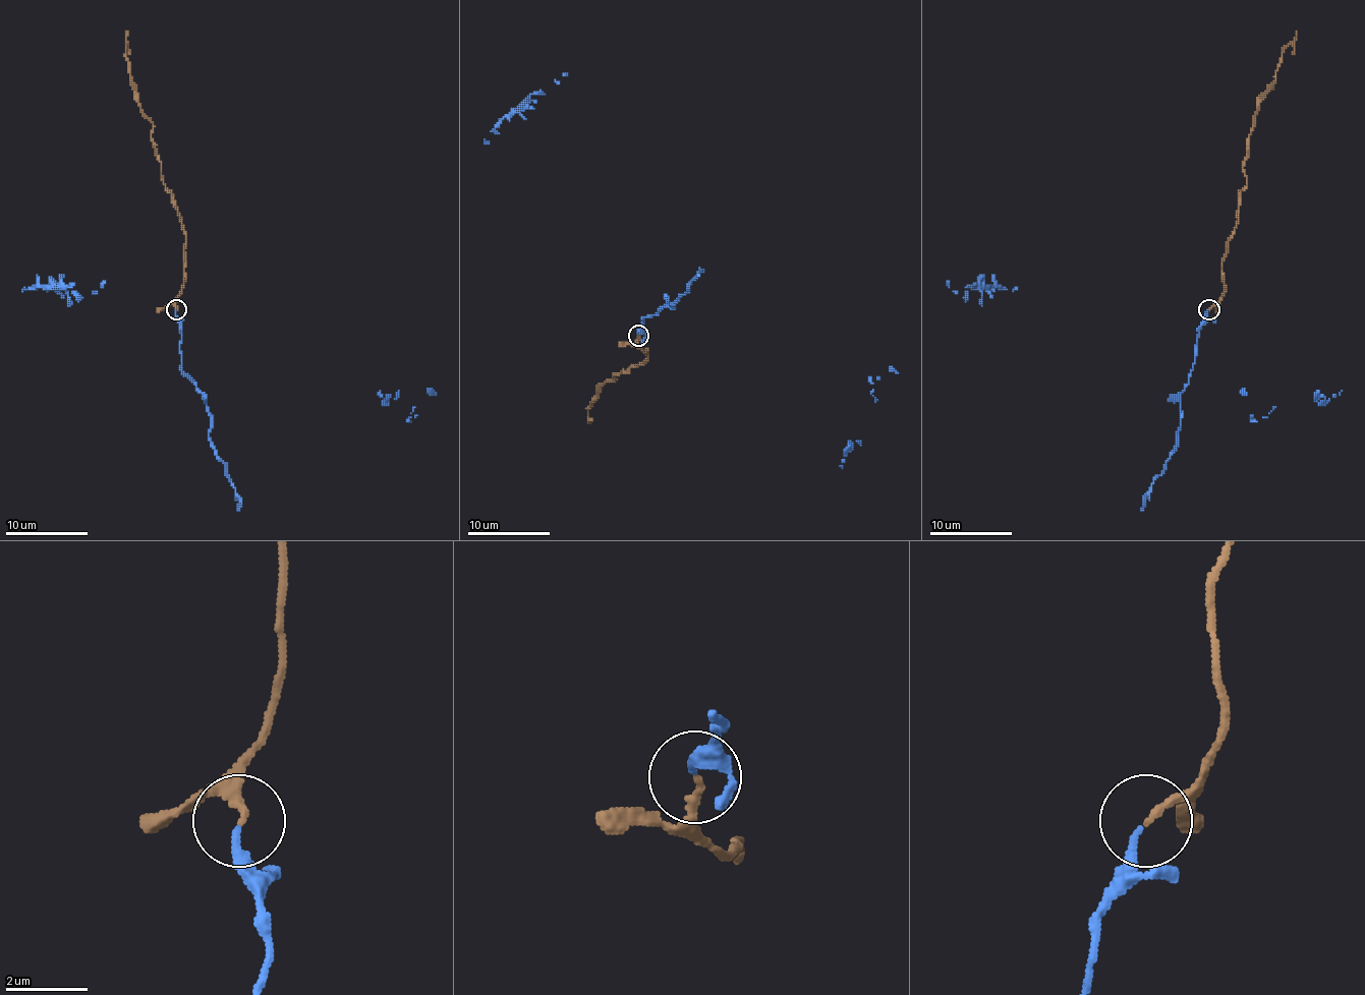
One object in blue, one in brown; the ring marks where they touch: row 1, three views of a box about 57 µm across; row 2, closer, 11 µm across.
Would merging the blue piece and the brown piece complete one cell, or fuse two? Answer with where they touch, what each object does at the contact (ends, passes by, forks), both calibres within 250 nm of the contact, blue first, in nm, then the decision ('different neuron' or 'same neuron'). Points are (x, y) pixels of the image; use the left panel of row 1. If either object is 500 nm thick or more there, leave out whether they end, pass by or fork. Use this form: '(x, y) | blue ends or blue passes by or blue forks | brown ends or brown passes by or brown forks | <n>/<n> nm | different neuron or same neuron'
(176, 309) | blue ends | brown ends | 240/190 nm | same neuron

